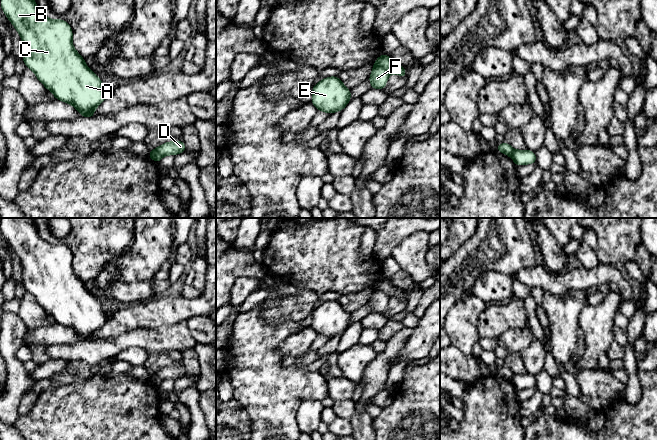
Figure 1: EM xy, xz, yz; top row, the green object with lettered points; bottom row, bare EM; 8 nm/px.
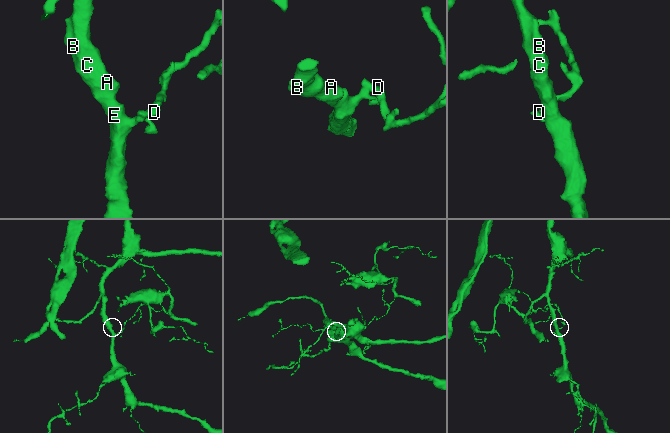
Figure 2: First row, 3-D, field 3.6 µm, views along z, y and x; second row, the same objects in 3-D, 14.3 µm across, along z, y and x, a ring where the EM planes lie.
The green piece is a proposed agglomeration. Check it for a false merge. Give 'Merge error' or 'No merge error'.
Merge error

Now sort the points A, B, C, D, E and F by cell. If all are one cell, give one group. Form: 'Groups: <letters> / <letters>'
Groups: A B C E F / D

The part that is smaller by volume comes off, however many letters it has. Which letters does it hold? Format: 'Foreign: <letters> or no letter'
Foreign: D

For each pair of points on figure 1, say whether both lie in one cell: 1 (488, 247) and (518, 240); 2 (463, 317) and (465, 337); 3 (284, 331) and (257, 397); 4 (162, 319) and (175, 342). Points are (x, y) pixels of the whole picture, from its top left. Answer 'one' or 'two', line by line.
1: one
2: one
3: one
4: two

